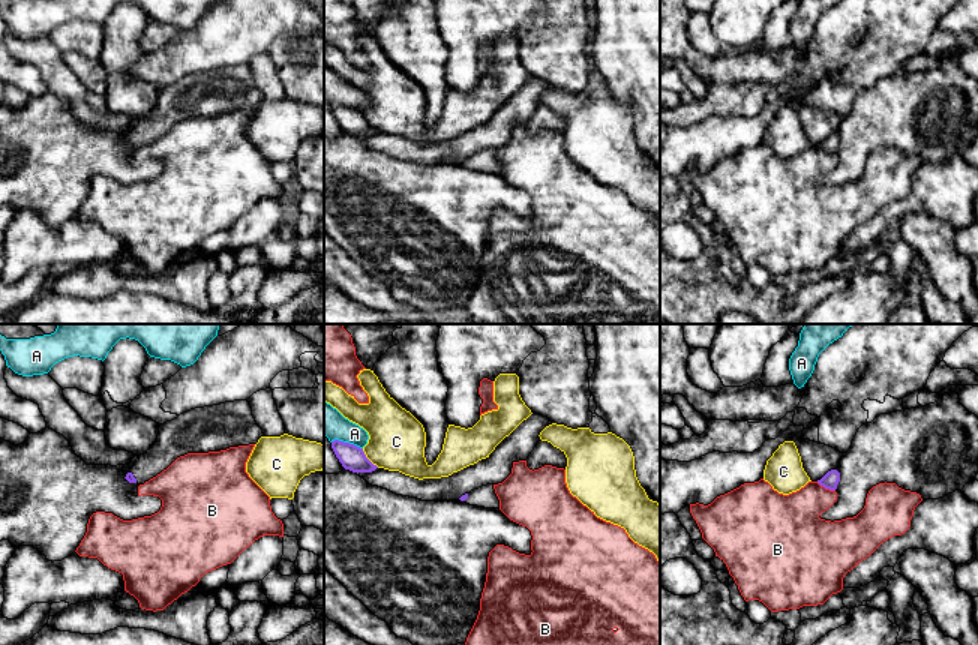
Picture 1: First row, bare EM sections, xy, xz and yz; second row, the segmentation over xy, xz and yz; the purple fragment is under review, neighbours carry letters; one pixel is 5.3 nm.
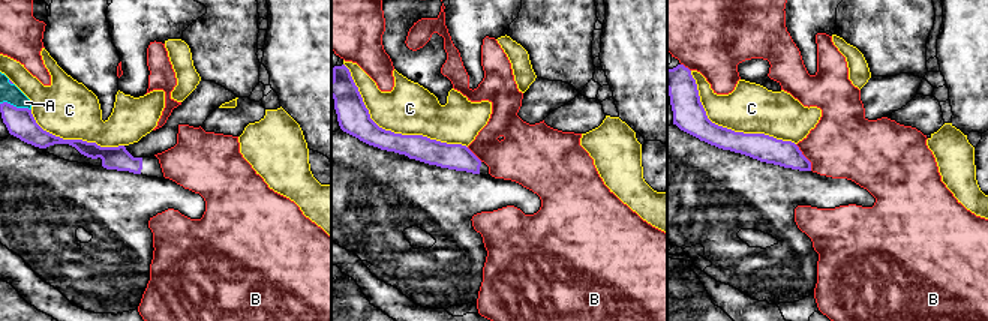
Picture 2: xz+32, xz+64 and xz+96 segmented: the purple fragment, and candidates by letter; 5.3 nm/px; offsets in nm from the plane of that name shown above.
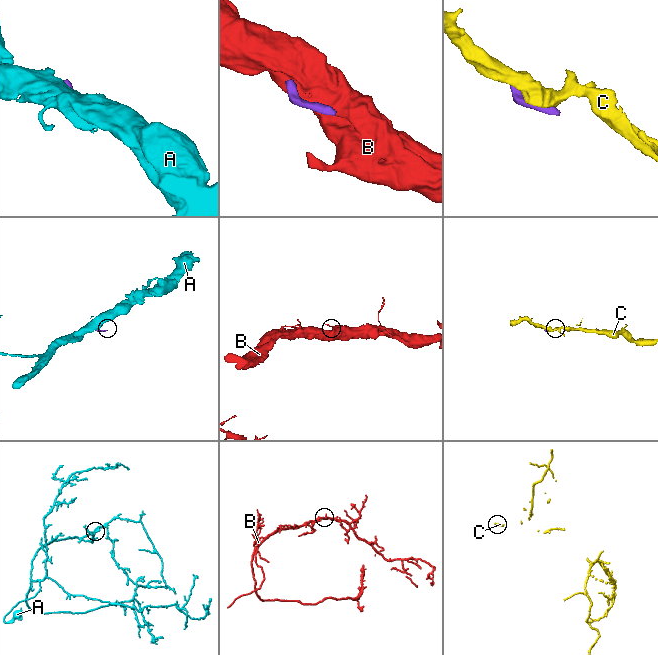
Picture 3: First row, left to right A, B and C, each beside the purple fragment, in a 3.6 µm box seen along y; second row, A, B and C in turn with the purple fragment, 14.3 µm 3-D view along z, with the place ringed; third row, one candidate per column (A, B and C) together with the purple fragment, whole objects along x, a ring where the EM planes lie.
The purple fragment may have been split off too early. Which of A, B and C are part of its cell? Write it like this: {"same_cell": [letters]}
{"same_cell": []}

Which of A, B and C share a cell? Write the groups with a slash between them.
A / B / C

